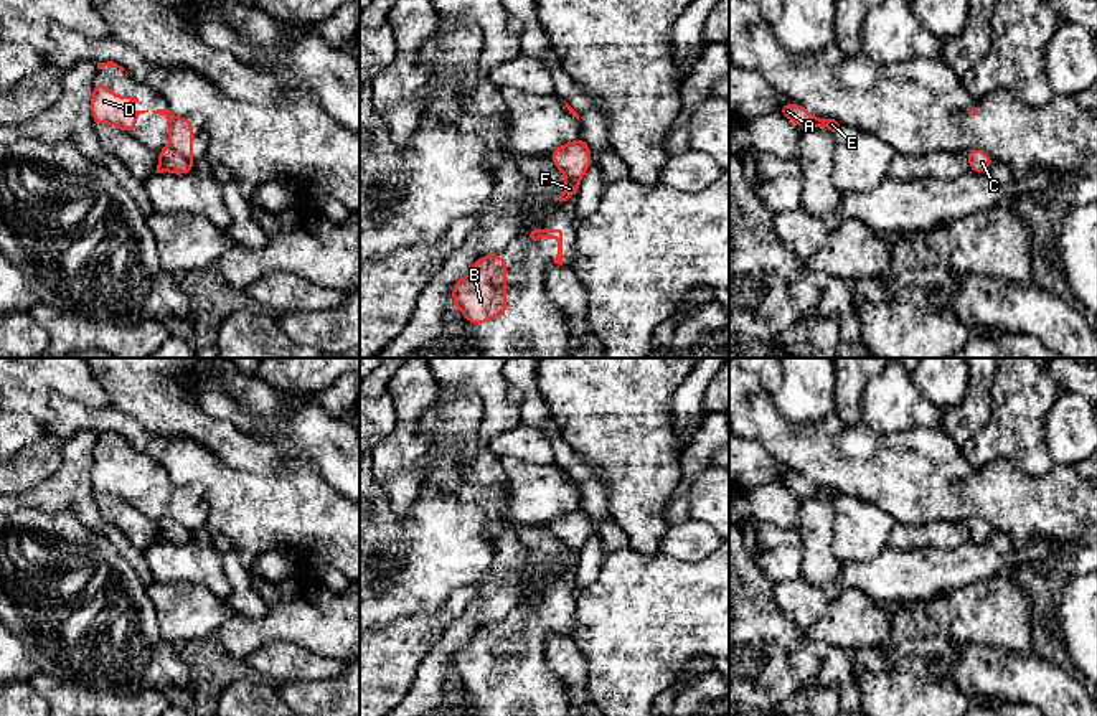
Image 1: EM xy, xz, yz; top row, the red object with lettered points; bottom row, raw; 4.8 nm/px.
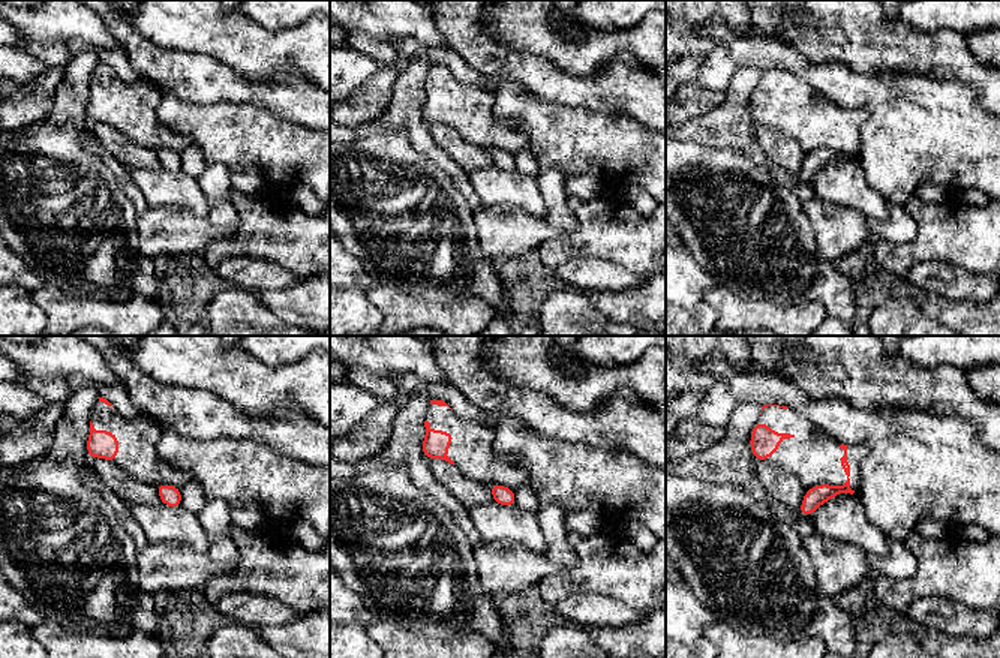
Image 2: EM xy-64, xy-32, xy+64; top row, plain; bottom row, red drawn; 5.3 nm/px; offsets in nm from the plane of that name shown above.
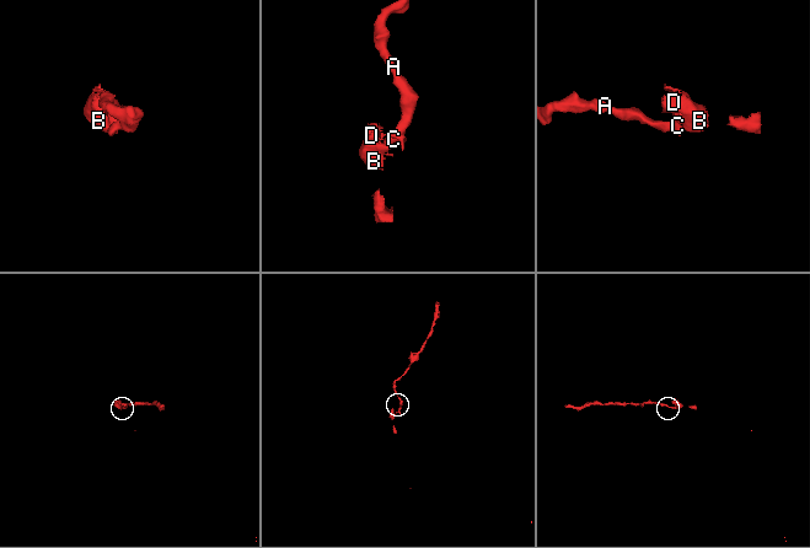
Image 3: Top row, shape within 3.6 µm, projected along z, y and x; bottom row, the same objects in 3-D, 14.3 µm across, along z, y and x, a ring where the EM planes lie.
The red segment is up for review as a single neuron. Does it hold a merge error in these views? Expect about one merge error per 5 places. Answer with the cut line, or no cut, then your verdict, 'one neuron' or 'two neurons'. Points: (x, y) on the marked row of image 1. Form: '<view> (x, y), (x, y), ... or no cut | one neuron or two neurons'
xy (165, 147), (185, 155), (192, 162) | two neurons

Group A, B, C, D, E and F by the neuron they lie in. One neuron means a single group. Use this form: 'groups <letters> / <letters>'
groups A C E F / B D

